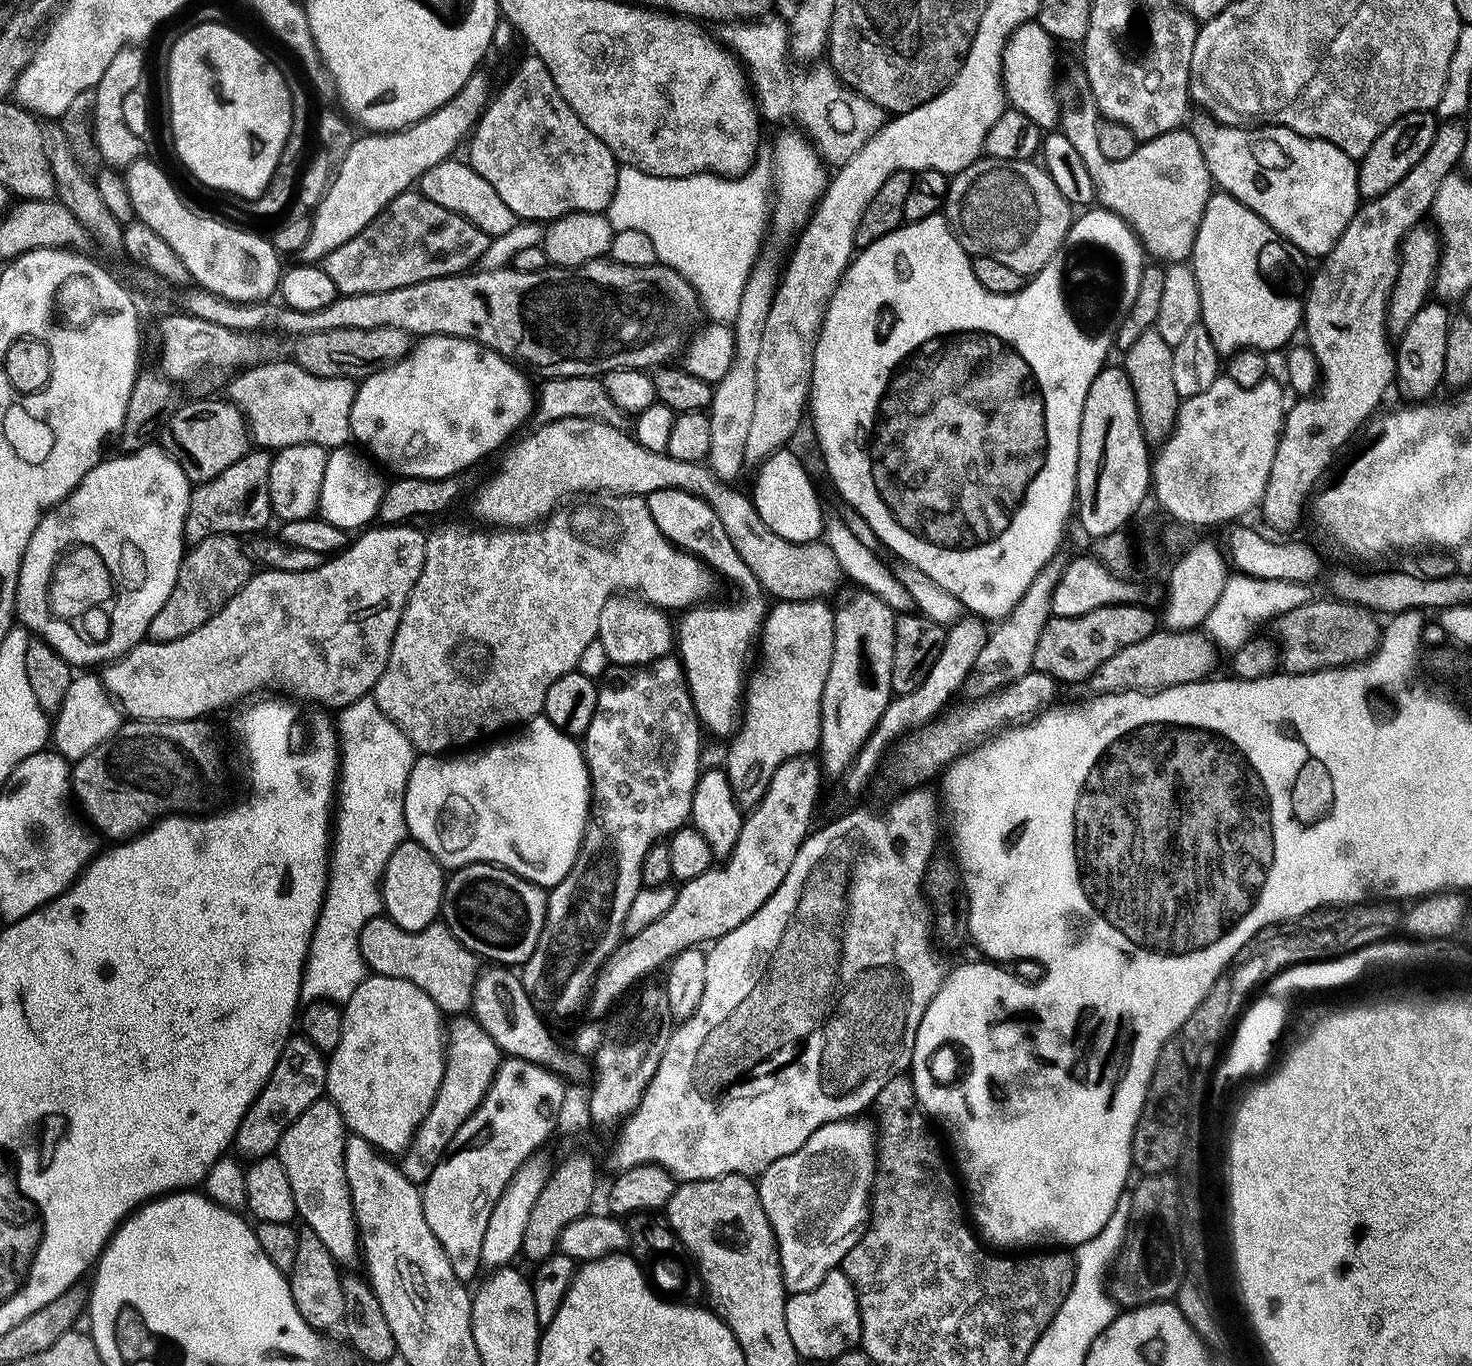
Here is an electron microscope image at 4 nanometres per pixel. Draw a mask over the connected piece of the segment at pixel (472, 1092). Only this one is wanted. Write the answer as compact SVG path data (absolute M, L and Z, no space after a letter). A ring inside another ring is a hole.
M460 1014L446 1028L446 1055L444 1058L444 1077L436 1095L436 1101L426 1114L426 1118L416 1130L412 1143L403 1153L402 1167L407 1176L417 1186L434 1174L434 1166L444 1157L451 1142L458 1134L462 1122L478 1110L494 1082L497 1070L500 1069L502 1053L490 1035L471 1015Z

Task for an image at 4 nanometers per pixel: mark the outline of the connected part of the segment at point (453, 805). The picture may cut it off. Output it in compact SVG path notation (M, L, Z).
M541 714L541 715L539 715L539 716L535 716L535 717L534 717L534 718L533 718L533 720L529 720L529 721L527 721L527 724L526 724L526 727L525 727L525 728L528 728L528 729L526 729L526 730L525 730L525 732L524 732L524 736L512 736L512 737L510 737L510 738L509 738L509 740L500 740L500 739L497 739L497 740L496 740L496 741L495 741L495 742L492 742L492 743L496 743L496 742L497 742L497 744L492 744L492 745L490 745L490 746L489 746L489 748L484 748L484 749L482 749L482 750L481 750L481 752L472 752L472 751L476 751L476 750L464 750L464 751L461 751L461 752L460 752L460 753L459 753L459 754L448 754L448 755L444 755L444 754L420 754L420 755L417 755L417 758L416 758L416 760L415 760L415 762L414 762L414 763L412 763L412 769L411 769L411 770L410 770L410 778L409 778L409 779L408 779L408 785L407 785L407 786L406 786L406 798L405 798L405 799L404 799L404 809L405 809L405 810L406 810L406 826L407 826L407 827L408 827L408 834L409 834L409 837L411 837L411 839L414 839L414 840L416 840L416 841L418 841L418 843L419 843L419 844L421 844L421 845L422 845L422 846L426 846L426 850L430 850L430 854L434 854L434 858L435 858L435 859L436 859L436 861L438 861L438 863L439 863L439 864L441 864L441 866L443 866L443 867L444 867L444 868L445 868L445 869L448 869L448 870L455 870L455 869L457 869L457 868L464 868L464 867L465 867L465 866L466 866L466 865L468 865L468 864L498 864L498 865L500 865L500 867L501 867L501 868L508 868L508 869L509 869L509 870L511 870L511 871L512 871L512 872L517 872L517 873L518 873L518 874L519 874L519 876L521 876L521 877L522 877L522 878L526 878L526 879L527 879L527 880L528 880L528 881L529 881L529 882L530 882L530 883L532 883L532 884L539 884L539 885L540 885L540 887L541 887L541 888L543 888L543 889L545 889L545 890L550 890L550 889L551 889L551 888L553 888L553 886L555 886L555 884L557 884L557 883L558 883L558 882L562 882L562 878L566 878L566 874L570 874L570 866L574 866L574 862L575 862L575 861L576 861L576 856L577 856L577 854L579 854L579 853L580 853L580 843L581 843L581 842L582 842L582 838L583 838L583 837L584 837L584 831L585 831L585 830L586 830L586 826L587 826L587 825L588 825L588 809L589 809L589 808L591 808L591 807L592 807L592 783L591 783L591 782L590 782L590 778L589 778L589 777L588 777L588 767L587 767L587 766L586 766L586 762L585 762L585 761L584 761L584 753L583 753L583 751L582 751L582 748L581 748L581 745L580 745L580 744L579 744L579 743L577 743L577 741L576 741L576 740L575 740L575 739L573 739L573 737L571 737L571 736L567 736L567 734L565 734L565 732L563 732L563 731L562 731L562 730L558 730L558 726L554 726L554 722L550 722L550 721L549 721L549 720L548 720L548 718L547 718L547 716L545 716L545 715L543 715L543 714Z

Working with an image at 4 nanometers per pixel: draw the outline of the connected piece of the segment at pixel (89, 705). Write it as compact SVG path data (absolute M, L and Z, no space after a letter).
M73 675L70 690L62 698L62 706L54 714L50 724L50 744L65 760L81 760L94 746L106 742L106 738L116 735L122 723L122 713L108 691L104 689L101 677Z

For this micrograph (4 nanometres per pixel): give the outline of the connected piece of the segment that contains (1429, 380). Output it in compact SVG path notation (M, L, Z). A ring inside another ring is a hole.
M1429 302L1423 304L1410 318L1410 326L1399 337L1395 345L1396 378L1395 387L1400 387L1400 392L1408 402L1424 402L1436 392L1436 387L1443 385L1443 367L1445 365L1446 334L1450 319L1450 312L1443 308L1443 303Z

